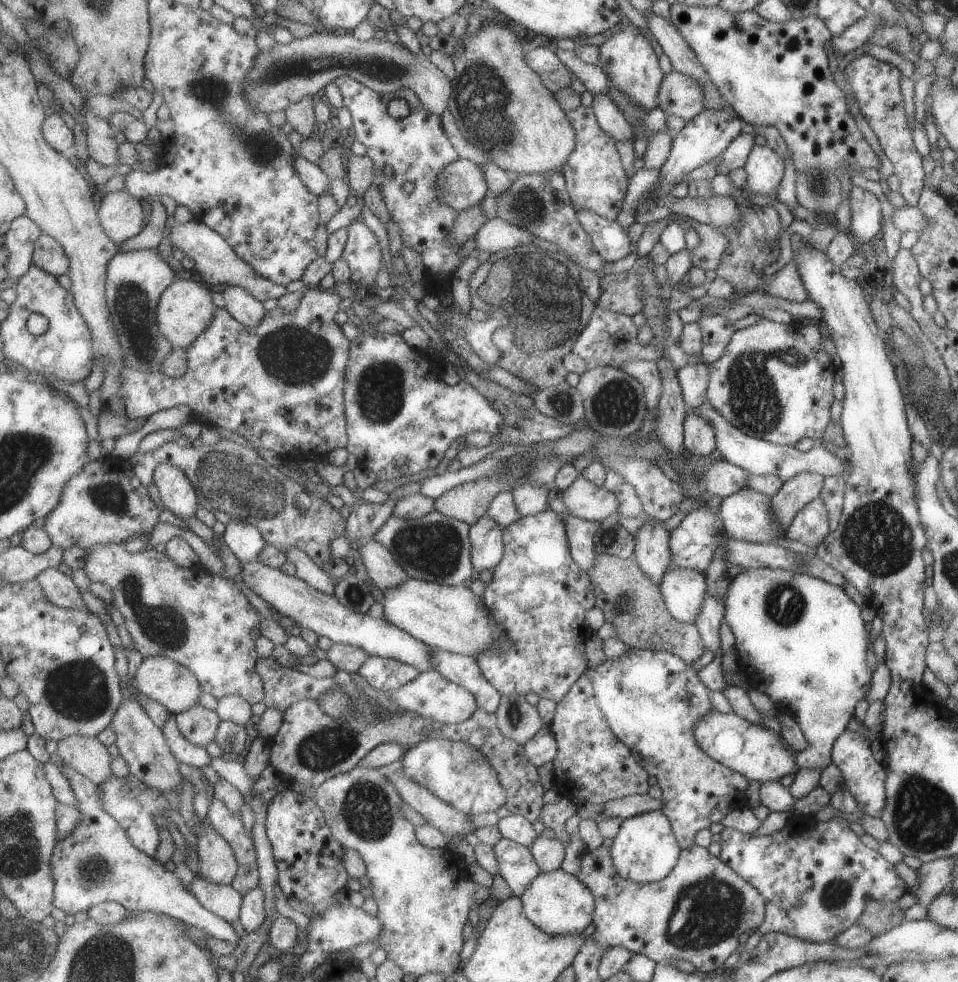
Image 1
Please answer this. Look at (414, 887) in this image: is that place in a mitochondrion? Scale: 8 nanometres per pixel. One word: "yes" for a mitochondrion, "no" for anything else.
no

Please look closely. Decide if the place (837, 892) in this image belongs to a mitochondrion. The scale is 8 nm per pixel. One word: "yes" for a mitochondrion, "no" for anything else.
yes

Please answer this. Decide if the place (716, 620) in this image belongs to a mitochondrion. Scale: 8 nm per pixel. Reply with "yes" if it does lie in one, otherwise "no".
no

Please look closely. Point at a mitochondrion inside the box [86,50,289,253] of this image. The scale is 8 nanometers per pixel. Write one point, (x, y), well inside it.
(263, 150)

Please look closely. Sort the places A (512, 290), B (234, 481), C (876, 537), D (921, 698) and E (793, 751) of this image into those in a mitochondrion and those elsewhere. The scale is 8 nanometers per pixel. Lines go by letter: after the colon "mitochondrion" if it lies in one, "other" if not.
A: mitochondrion
B: mitochondrion
C: mitochondrion
D: other
E: other

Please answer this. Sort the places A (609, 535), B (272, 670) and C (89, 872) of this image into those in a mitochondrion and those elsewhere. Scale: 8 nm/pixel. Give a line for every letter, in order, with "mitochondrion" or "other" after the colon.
A: mitochondrion
B: other
C: mitochondrion

